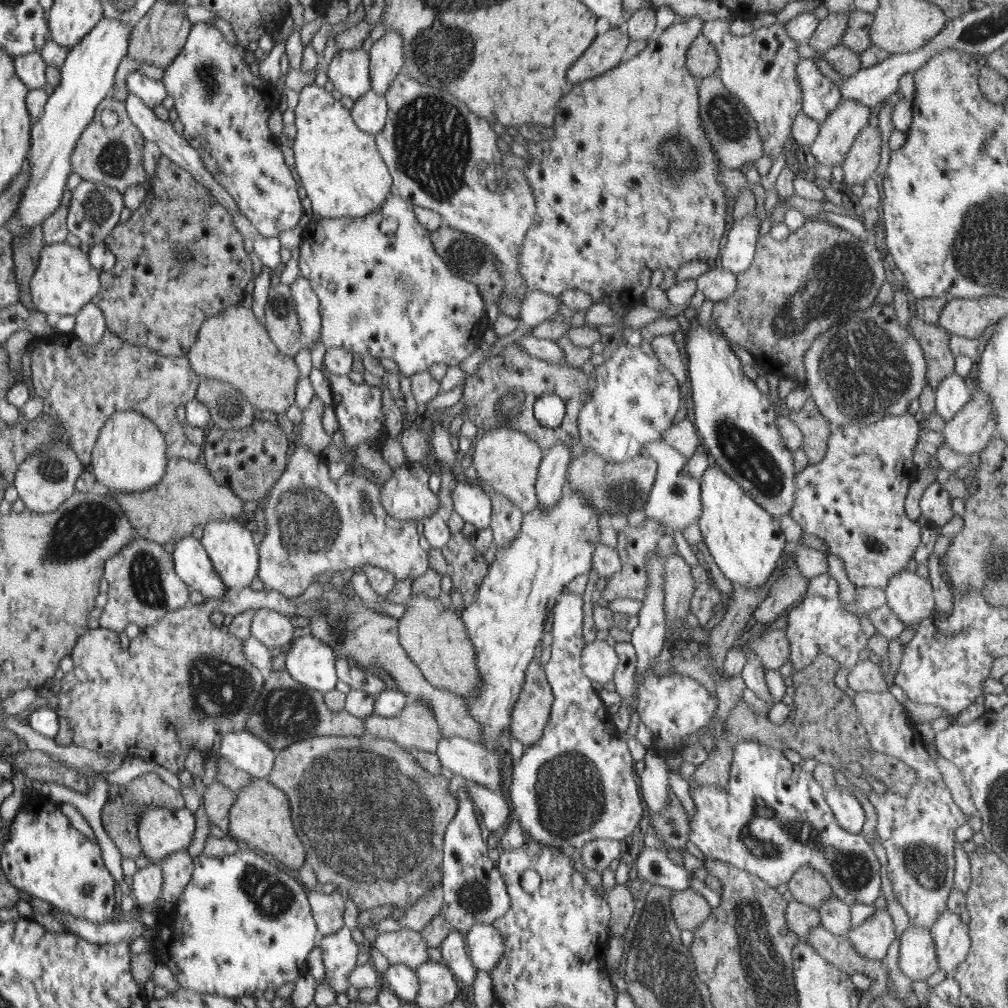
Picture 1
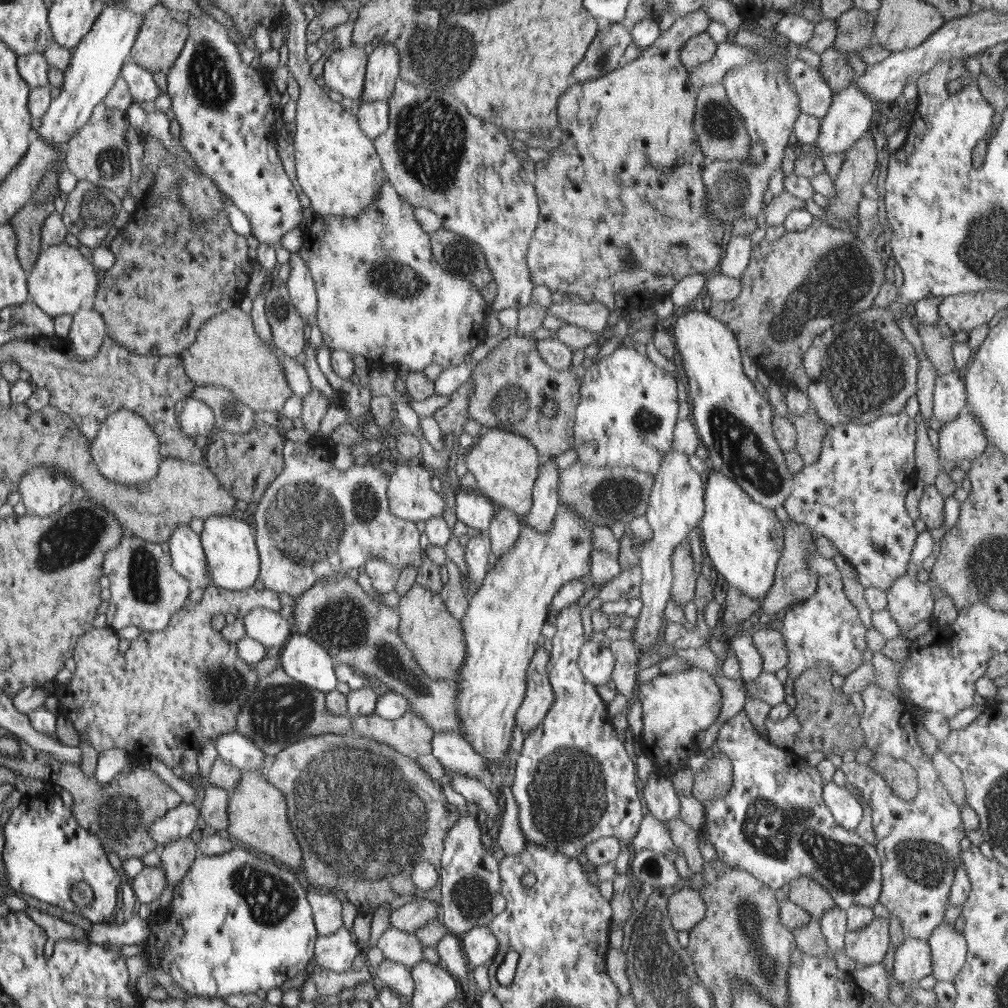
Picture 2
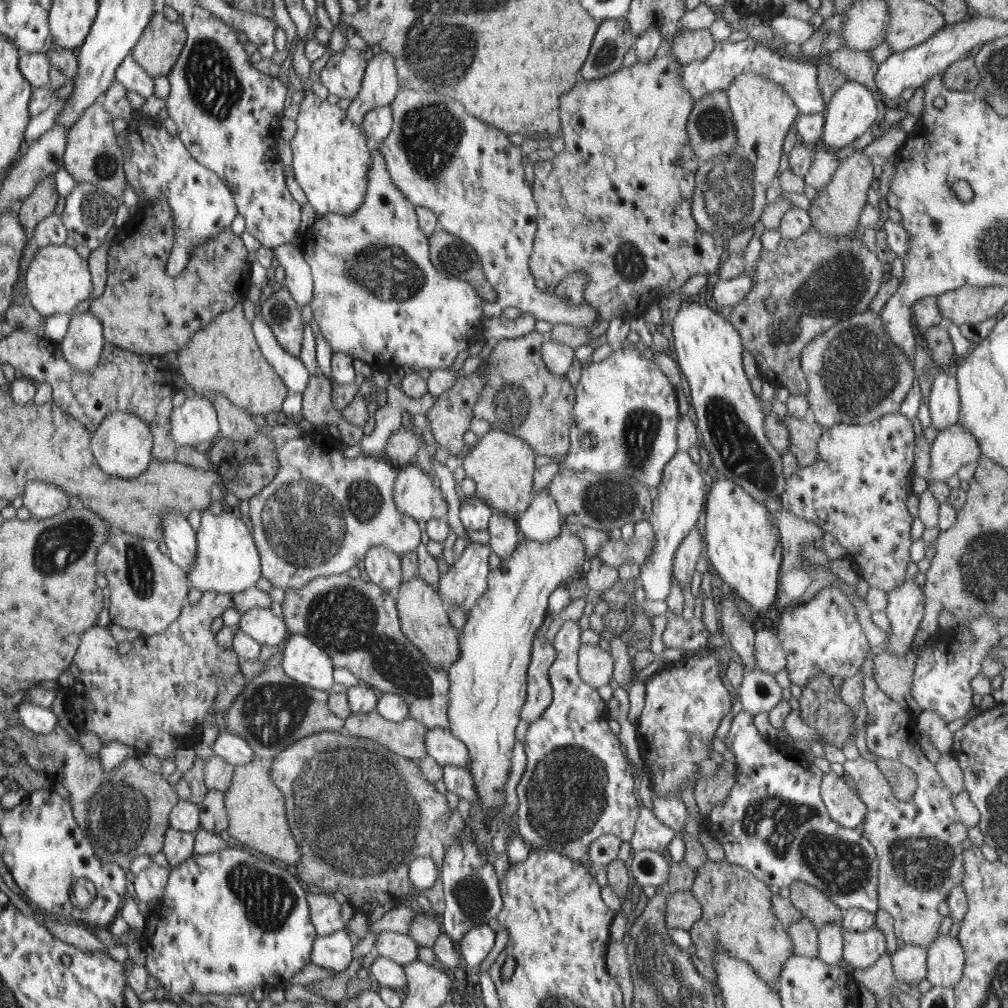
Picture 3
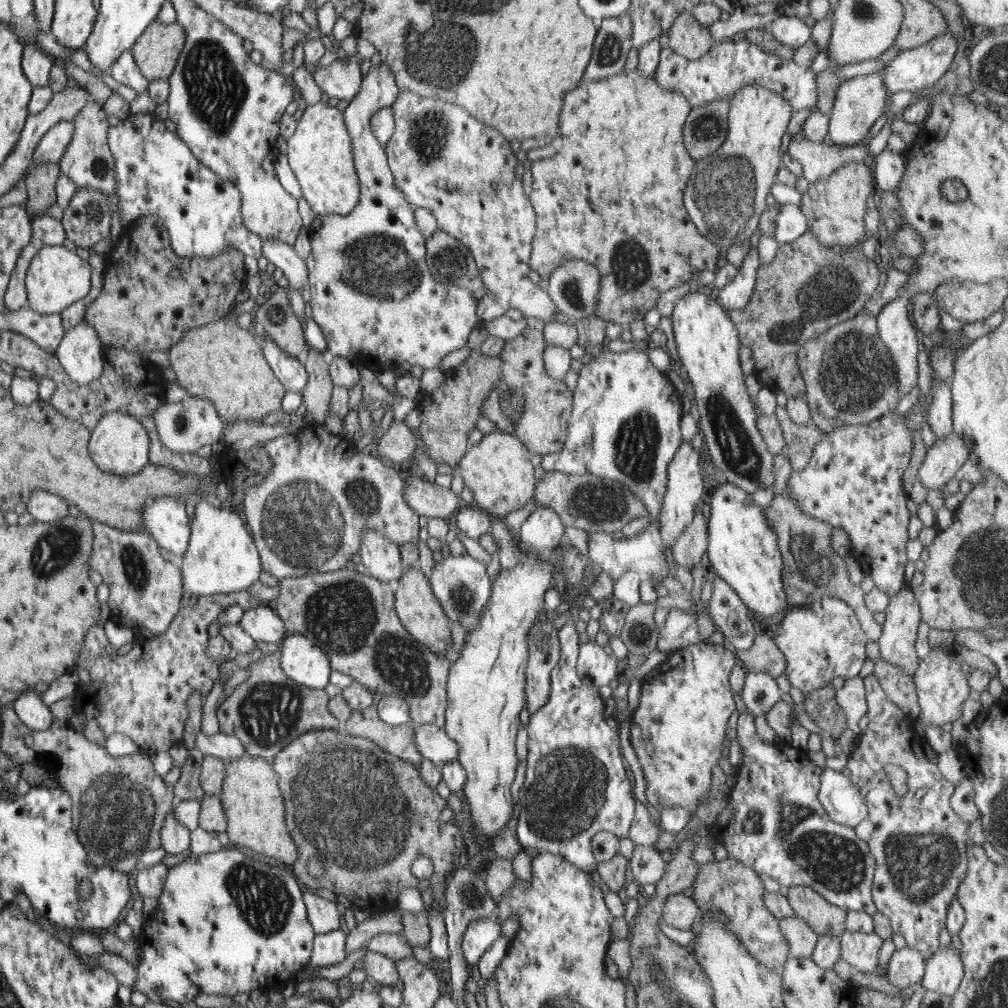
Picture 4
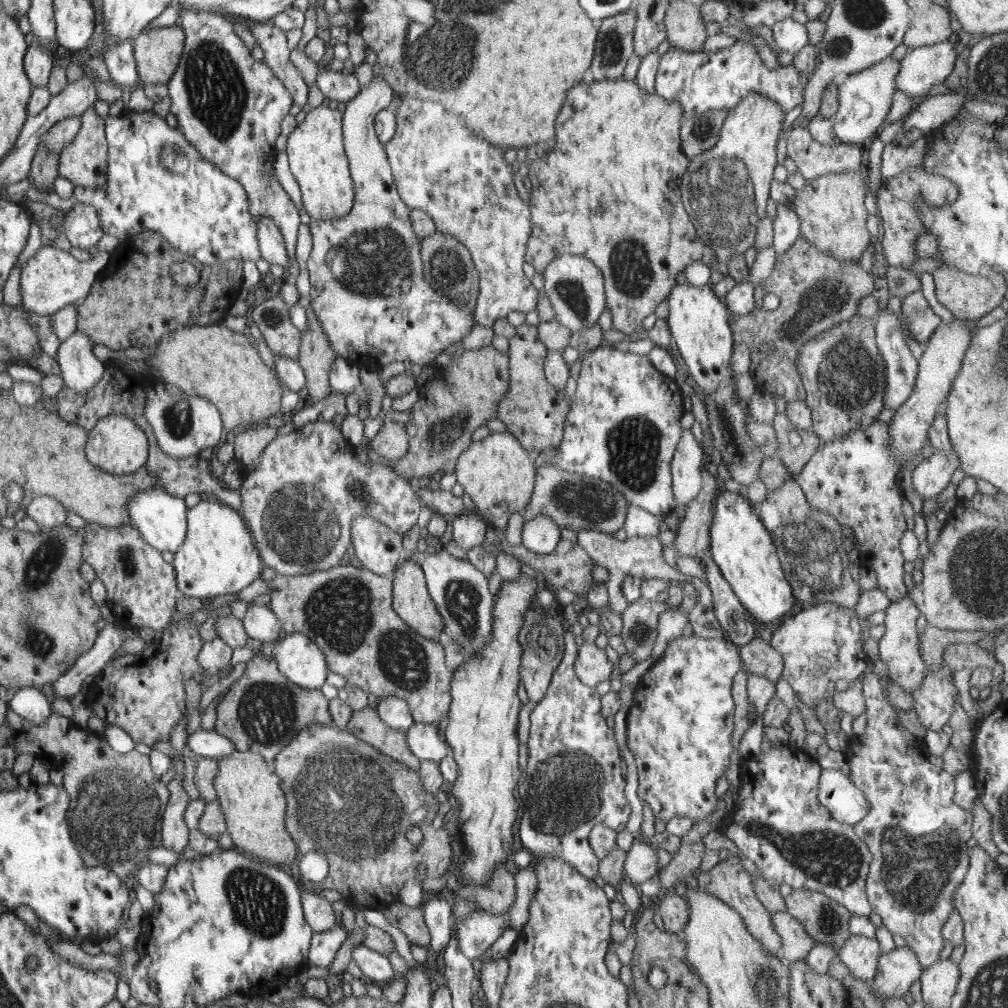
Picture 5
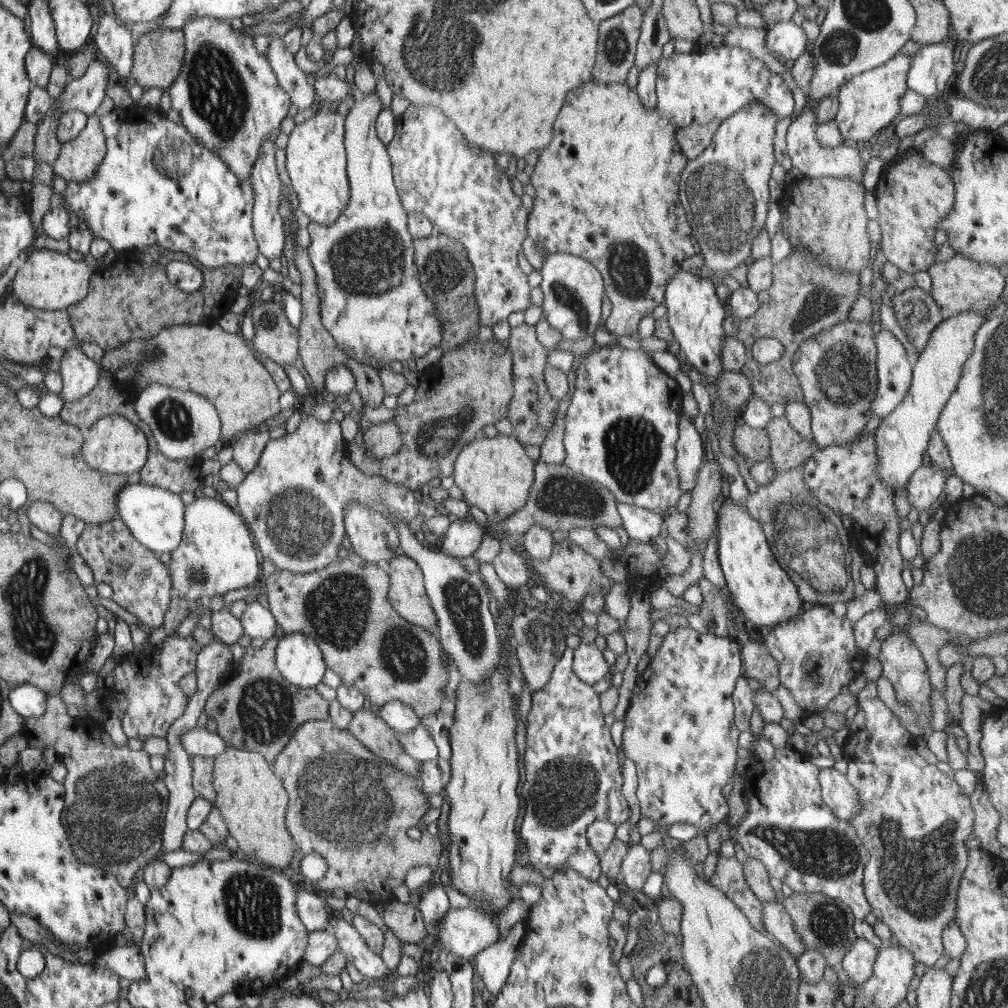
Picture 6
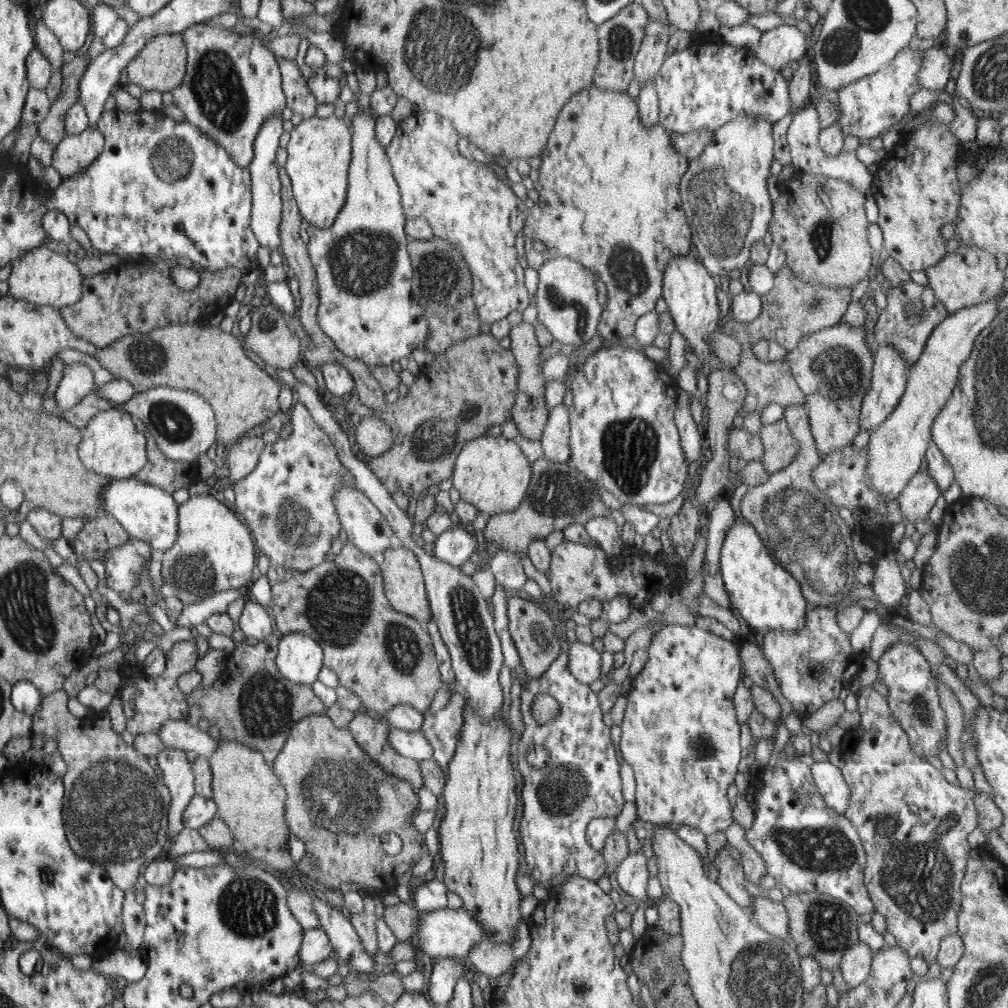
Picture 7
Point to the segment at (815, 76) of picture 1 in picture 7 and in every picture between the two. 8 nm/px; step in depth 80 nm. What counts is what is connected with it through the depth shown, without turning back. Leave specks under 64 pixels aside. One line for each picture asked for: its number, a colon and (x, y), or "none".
2: (815, 96)
3: (728, 59)
4: (718, 75)
5: (705, 81)
6: (698, 87)
7: (701, 88)

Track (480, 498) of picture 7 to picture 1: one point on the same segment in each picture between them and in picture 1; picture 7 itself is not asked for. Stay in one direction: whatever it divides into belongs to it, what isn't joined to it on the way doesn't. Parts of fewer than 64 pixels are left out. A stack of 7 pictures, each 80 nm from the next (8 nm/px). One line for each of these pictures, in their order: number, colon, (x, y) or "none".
1: (508, 460)
2: (505, 465)
3: (502, 466)
4: (498, 470)
5: (497, 473)
6: (495, 474)

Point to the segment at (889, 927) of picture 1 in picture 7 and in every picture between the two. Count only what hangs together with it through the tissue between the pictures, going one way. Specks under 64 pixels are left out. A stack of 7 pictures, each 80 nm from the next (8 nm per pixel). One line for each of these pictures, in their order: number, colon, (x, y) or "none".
2: (866, 946)
3: (861, 950)
4: (861, 950)
5: (860, 954)
6: (858, 962)
7: (855, 963)

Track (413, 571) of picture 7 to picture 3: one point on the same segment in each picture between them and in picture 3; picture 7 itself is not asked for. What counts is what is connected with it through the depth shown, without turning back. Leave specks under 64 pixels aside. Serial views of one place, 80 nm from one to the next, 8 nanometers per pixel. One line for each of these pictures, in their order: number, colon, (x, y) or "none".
3: (424, 617)
4: (417, 606)
5: (410, 599)
6: (407, 593)

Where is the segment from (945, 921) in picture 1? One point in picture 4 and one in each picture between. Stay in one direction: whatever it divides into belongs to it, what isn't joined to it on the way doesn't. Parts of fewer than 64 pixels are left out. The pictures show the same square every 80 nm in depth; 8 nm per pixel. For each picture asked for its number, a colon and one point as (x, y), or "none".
2: (948, 947)
3: (945, 956)
4: (944, 972)

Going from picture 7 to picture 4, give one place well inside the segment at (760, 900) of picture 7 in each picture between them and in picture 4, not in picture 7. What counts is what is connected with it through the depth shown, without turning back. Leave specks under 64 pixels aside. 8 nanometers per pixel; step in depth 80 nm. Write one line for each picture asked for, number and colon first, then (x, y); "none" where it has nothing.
4: (801, 939)
5: (796, 943)
6: (777, 922)

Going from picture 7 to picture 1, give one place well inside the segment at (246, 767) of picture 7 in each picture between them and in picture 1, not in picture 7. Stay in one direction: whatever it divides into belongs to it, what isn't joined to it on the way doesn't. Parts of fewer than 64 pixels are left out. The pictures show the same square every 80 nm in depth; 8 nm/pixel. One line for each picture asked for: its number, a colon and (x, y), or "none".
1: (260, 819)
2: (257, 810)
3: (256, 805)
4: (251, 795)
5: (250, 794)
6: (251, 798)

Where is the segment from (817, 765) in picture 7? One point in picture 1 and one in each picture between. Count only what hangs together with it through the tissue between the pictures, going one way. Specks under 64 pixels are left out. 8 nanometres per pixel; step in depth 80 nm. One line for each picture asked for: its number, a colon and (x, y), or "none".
1: (849, 814)
2: (846, 810)
3: (844, 806)
4: (841, 799)
5: (846, 803)
6: (836, 792)

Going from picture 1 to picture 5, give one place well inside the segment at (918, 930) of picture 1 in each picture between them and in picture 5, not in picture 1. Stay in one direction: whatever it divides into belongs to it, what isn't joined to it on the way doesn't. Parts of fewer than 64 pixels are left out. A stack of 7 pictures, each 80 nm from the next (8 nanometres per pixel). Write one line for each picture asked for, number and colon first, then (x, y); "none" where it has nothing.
2: (912, 961)
3: (909, 963)
4: (906, 966)
5: (897, 969)

